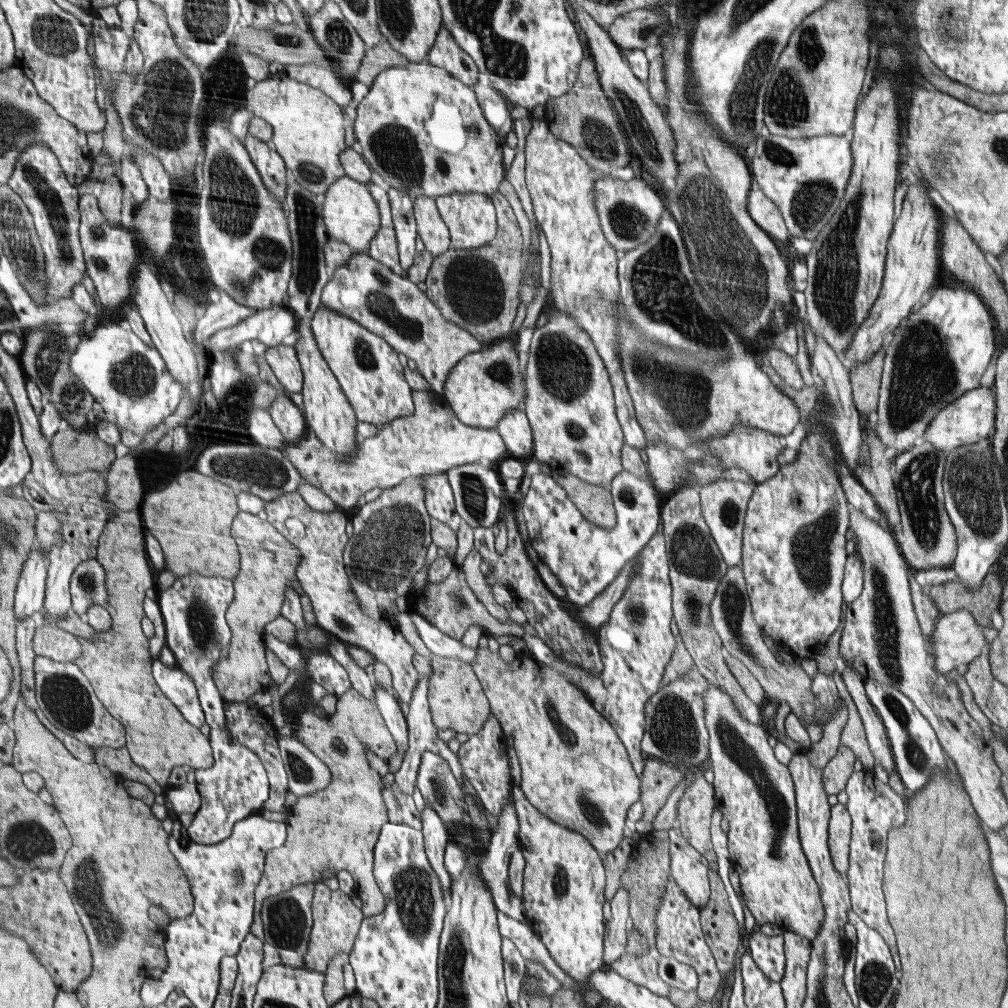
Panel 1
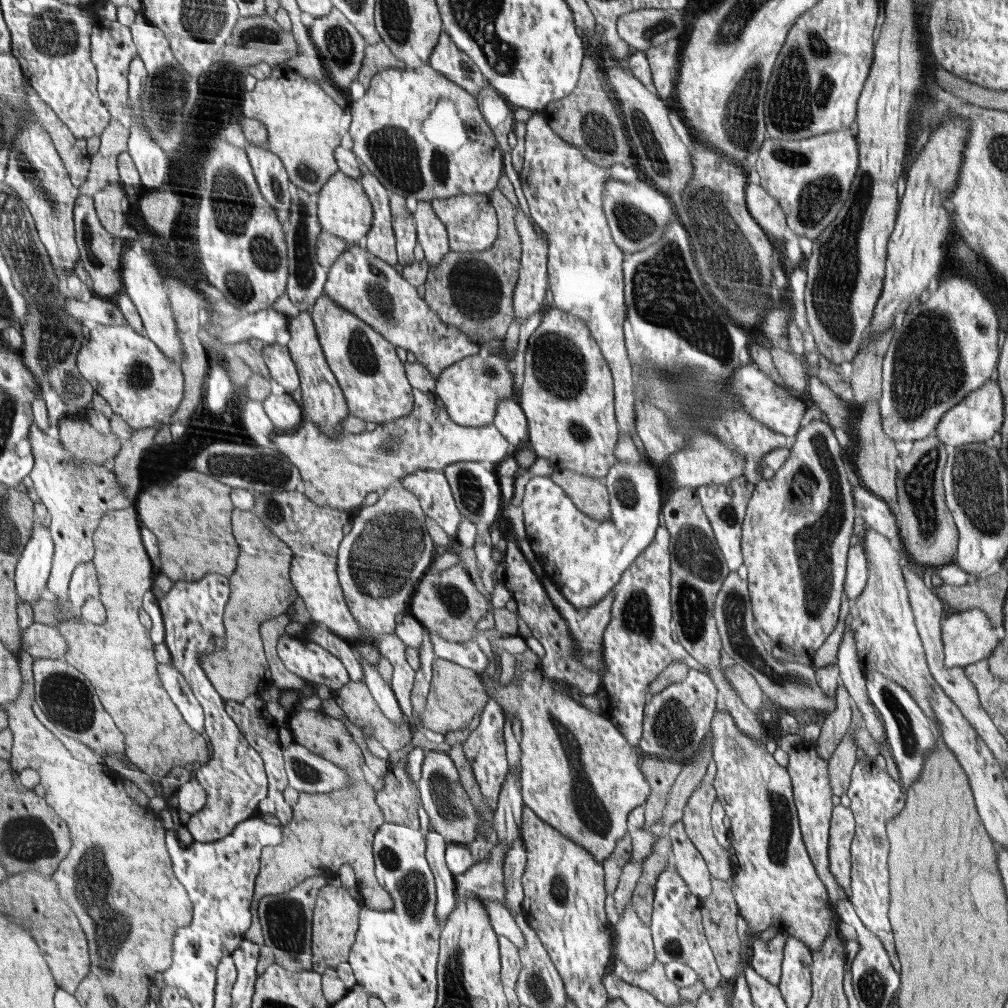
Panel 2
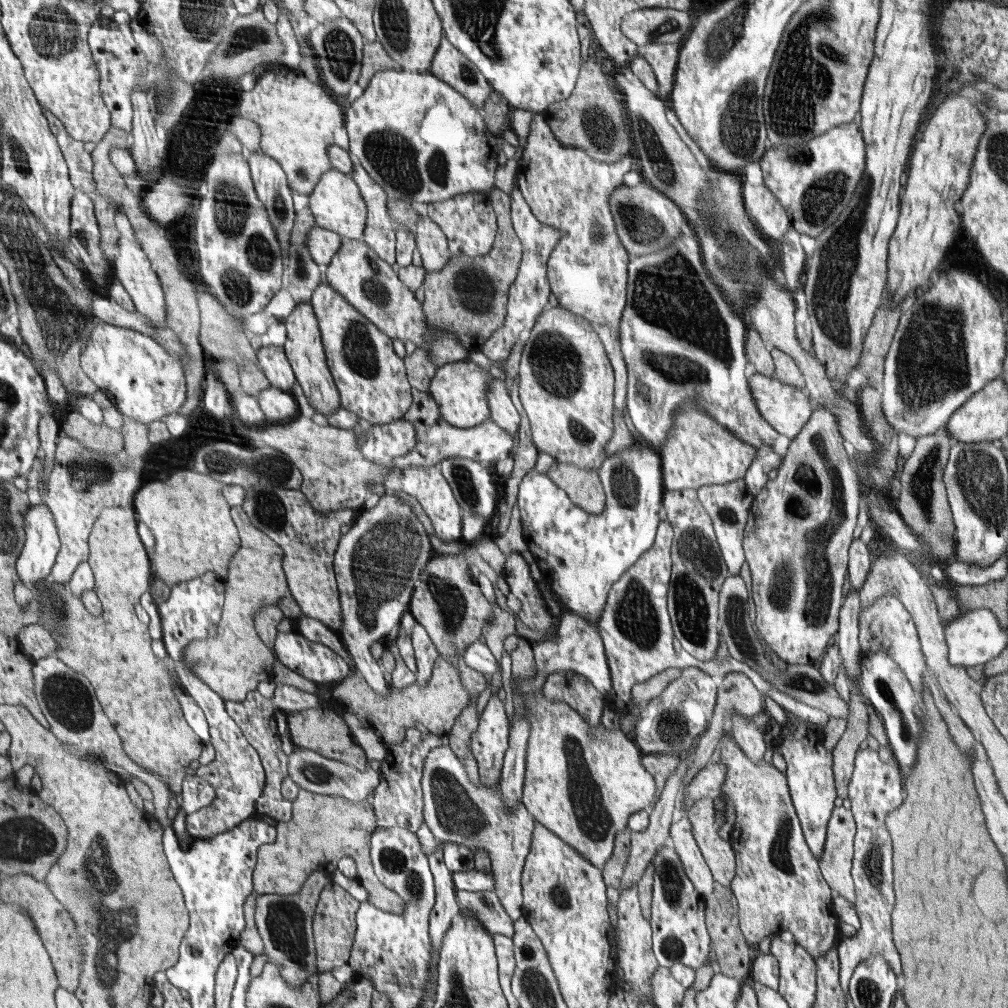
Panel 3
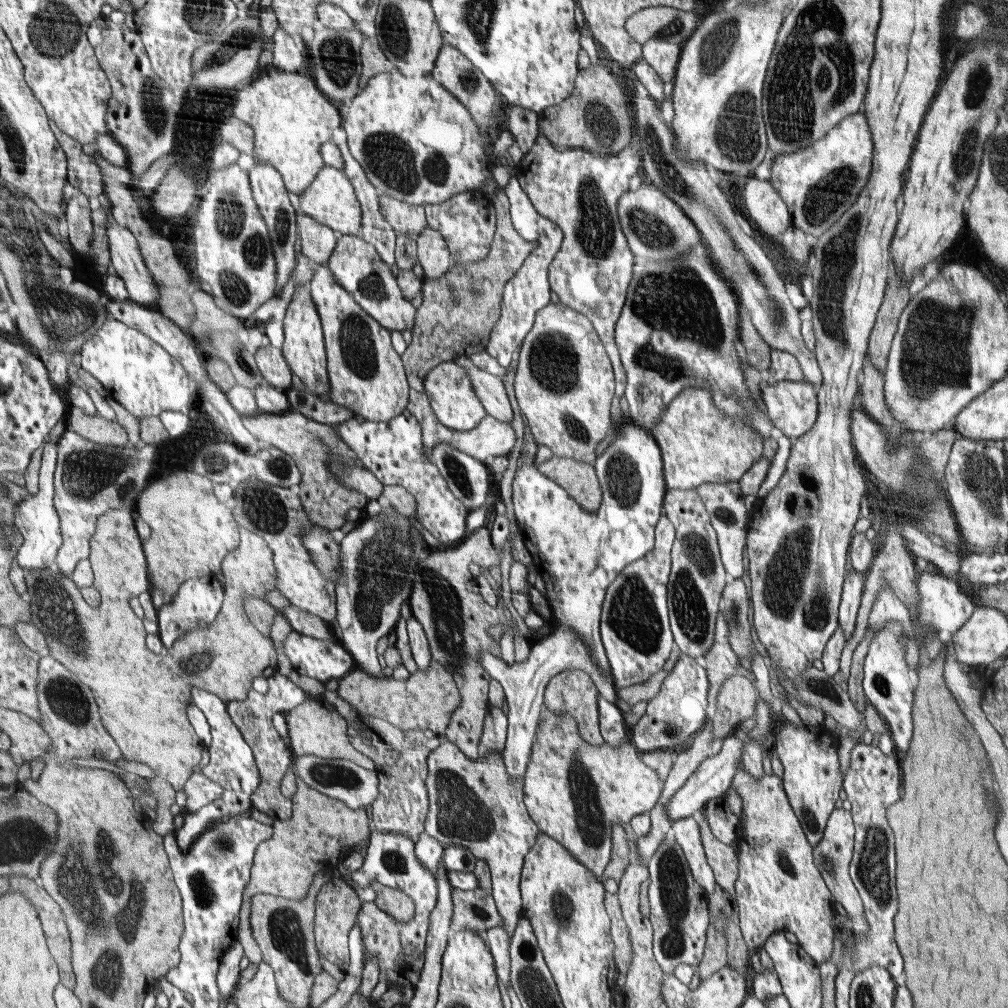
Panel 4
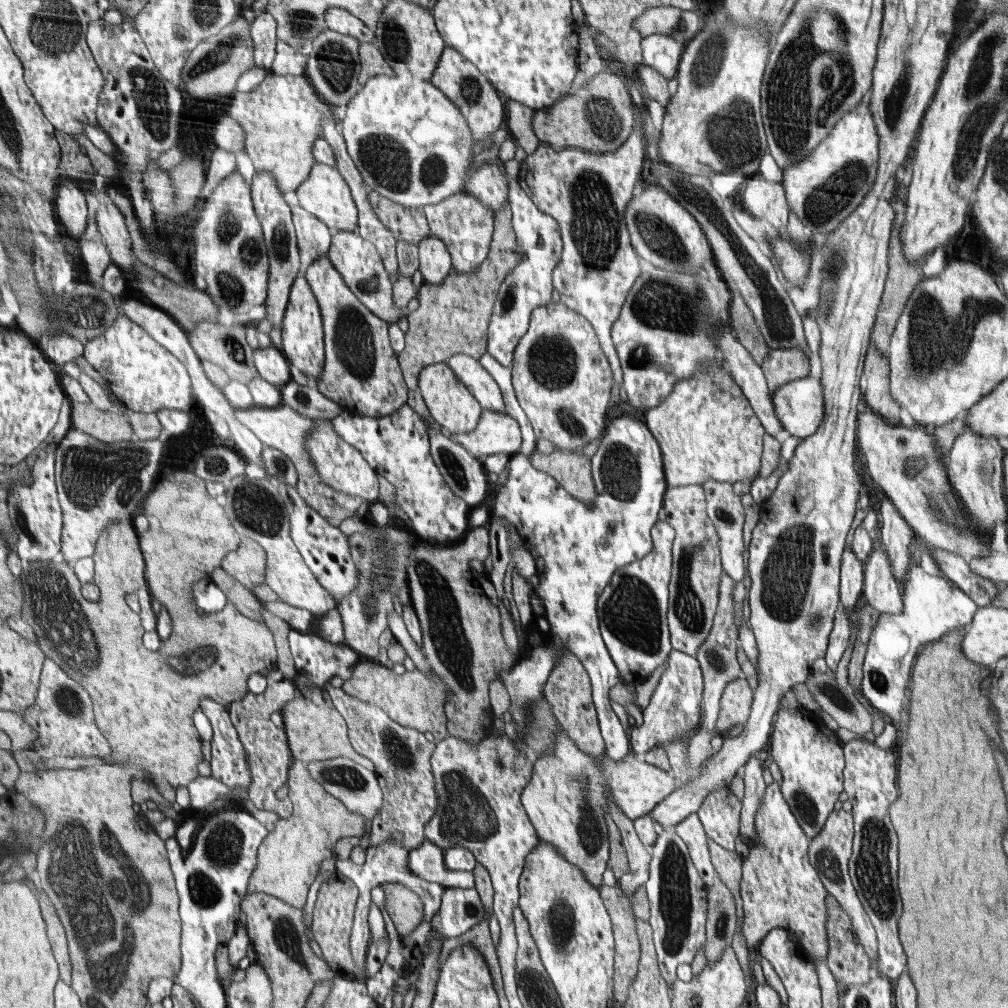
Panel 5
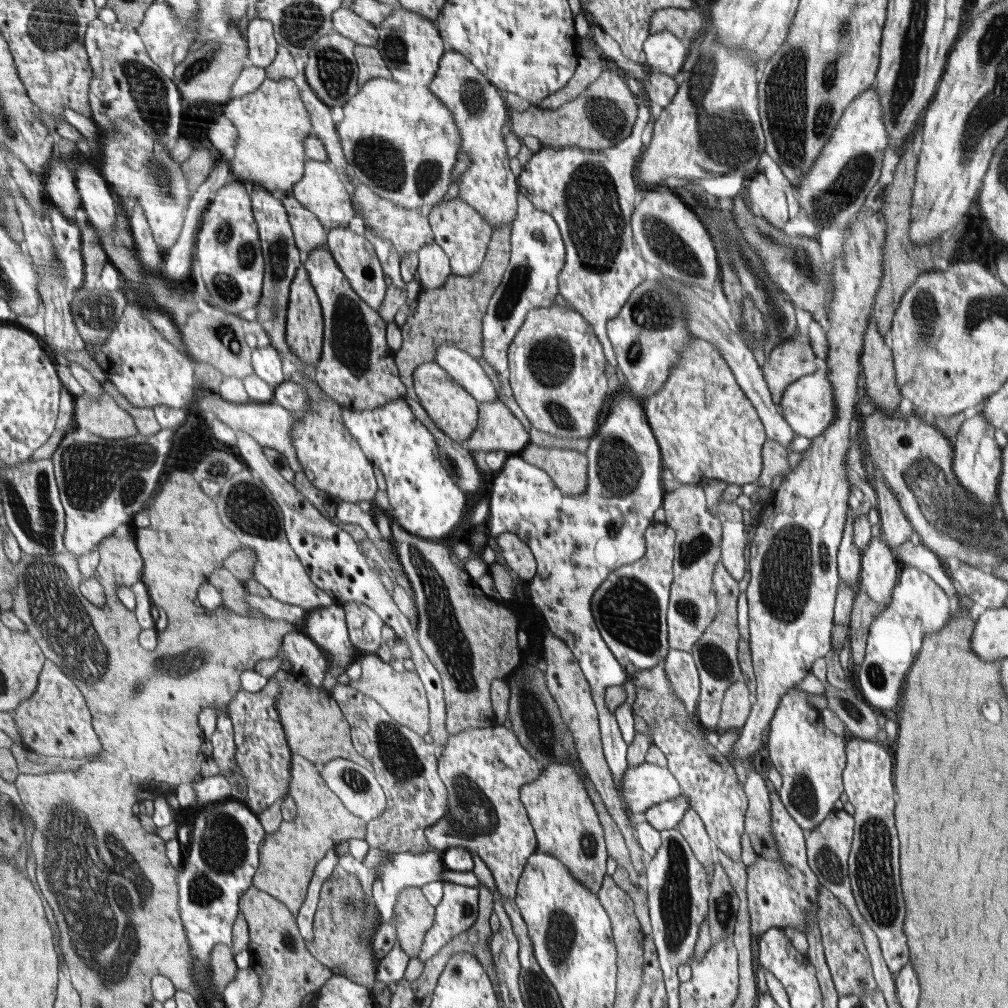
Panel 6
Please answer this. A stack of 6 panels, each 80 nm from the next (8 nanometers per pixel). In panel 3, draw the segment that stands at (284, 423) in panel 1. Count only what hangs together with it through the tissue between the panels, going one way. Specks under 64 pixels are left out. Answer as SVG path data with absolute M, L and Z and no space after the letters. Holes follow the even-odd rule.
M268 387L257 399L268 423L287 423L300 414L293 395L276 387Z

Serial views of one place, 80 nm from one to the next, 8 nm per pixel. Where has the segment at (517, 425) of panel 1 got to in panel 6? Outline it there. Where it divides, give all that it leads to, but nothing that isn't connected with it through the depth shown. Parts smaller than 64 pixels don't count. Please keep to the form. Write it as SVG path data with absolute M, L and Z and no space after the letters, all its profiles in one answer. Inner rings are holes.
M442 343L435 350L434 361L457 383L465 387L480 404L498 400L492 380L470 353L450 343Z

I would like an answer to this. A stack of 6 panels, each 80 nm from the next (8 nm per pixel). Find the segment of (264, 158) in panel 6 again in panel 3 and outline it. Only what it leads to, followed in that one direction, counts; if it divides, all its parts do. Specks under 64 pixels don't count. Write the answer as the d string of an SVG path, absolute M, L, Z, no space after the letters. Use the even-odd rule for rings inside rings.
M278 62L269 63L266 74L257 79L252 90L242 91L240 100L238 117L255 122L262 129L258 152L278 160L285 174L289 175L290 186L296 192L308 196L313 193L321 178L333 169L329 149L335 145L334 130L344 122L340 106L332 100L332 96L324 88L320 88L320 84L310 82L298 70L289 69Z

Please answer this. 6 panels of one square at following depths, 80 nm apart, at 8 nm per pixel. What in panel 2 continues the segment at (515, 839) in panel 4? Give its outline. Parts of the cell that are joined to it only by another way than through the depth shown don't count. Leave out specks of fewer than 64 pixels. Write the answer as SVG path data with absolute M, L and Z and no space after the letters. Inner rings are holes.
M440 750L426 752L421 767L421 777L416 783L421 790L422 806L428 814L431 828L440 833L448 843L468 846L475 840L479 824L483 824L483 820L479 814L478 805L471 802L471 794L466 790L461 772L450 755ZM520 826L520 836L511 842L509 851L505 852L503 858L505 906L511 913L521 912L521 905L525 898L524 883L521 878L524 876L526 866L528 866L528 847L526 847L526 842L522 840Z

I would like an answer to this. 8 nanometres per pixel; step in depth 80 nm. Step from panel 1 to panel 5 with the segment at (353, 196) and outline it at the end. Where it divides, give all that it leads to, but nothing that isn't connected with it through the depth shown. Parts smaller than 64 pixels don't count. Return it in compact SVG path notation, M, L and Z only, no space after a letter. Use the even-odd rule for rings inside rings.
M317 163L309 180L296 191L295 201L310 214L314 214L314 217L321 219L331 231L353 231L356 228L360 212L349 184L345 182L345 176L336 167Z

